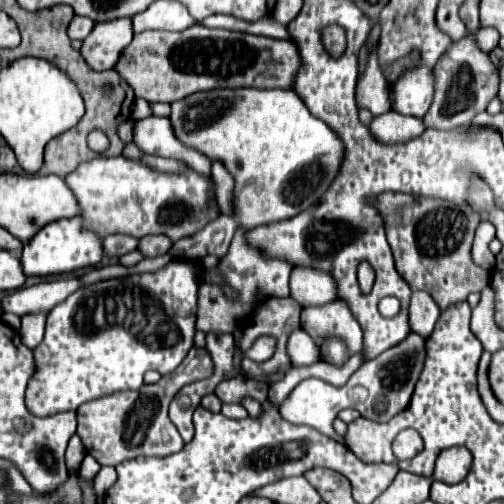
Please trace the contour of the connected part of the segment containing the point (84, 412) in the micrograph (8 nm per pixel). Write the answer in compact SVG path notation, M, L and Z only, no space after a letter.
M190 349L190 353L186 355L186 359L166 377L162 377L158 383L154 385L142 385L138 391L116 391L112 395L106 395L102 399L94 399L88 401L84 405L78 407L78 437L86 449L86 453L90 453L100 465L118 465L120 461L126 459L134 459L136 455L144 455L144 457L166 457L172 453L178 453L184 447L182 437L178 435L176 427L172 425L172 421L168 419L168 405L172 401L172 397L188 383L196 381L196 379L204 379L204 375L212 373L212 361L206 349Z

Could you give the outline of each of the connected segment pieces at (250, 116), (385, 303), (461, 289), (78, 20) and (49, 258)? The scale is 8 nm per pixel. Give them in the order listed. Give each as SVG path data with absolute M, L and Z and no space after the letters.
M210 89L188 95L180 101L170 103L170 123L174 135L196 151L202 151L210 161L222 161L222 165L234 177L232 191L232 215L220 215L208 225L204 225L198 233L188 239L178 241L172 249L176 257L198 259L208 253L222 259L228 252L230 243L238 227L258 227L264 223L274 223L282 219L290 219L300 211L314 205L320 195L328 189L332 179L338 173L342 163L344 147L342 141L332 129L316 119L304 101L292 89Z
M386 297L380 301L380 313L384 317L394 317L400 311L400 303L394 297Z
M382 193L370 199L384 219L386 237L394 253L398 275L412 291L426 291L440 311L456 301L466 301L470 293L486 287L490 273L472 261L470 249L480 215L472 205L456 205L444 199L414 197L406 193Z
M74 15L72 21L70 21L70 25L68 25L68 37L82 41L82 39L88 37L88 33L92 31L92 27L94 27L94 21L92 21L92 19Z
M72 217L72 219L60 219L44 225L42 231L38 231L32 241L24 243L20 263L22 263L24 275L44 277L44 275L56 275L56 273L70 273L82 267L96 265L100 263L102 257L104 257L104 251L102 251L100 237L92 235L90 231L82 231L82 219Z

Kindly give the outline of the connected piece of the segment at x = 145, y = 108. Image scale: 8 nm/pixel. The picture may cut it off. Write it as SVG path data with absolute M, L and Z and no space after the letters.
M134 99L132 103L132 119L144 119L144 117L150 117L150 105L148 101L144 99Z

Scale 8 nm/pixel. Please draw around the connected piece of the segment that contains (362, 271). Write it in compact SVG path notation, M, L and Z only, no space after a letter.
M362 263L358 267L358 281L360 281L360 291L362 293L370 293L370 287L374 283L374 275L370 273L370 265L368 263Z

